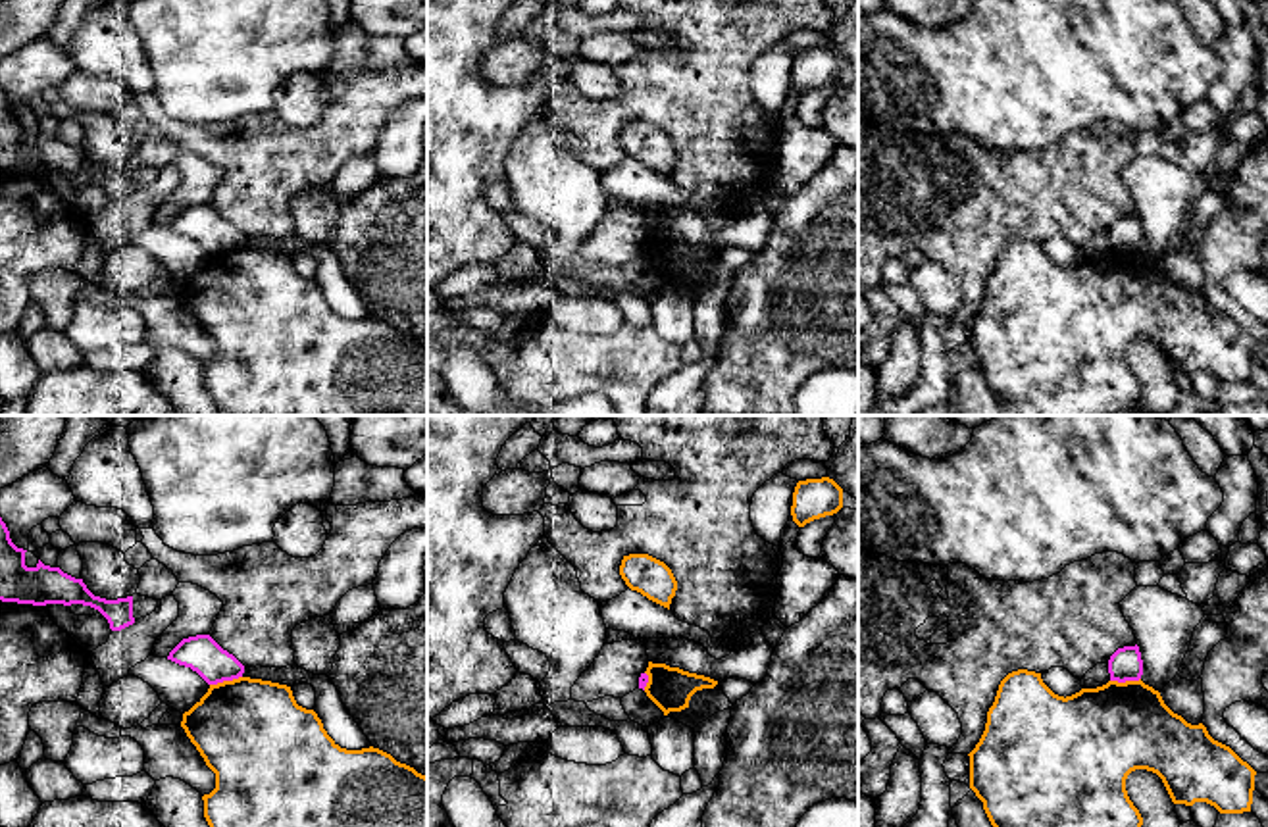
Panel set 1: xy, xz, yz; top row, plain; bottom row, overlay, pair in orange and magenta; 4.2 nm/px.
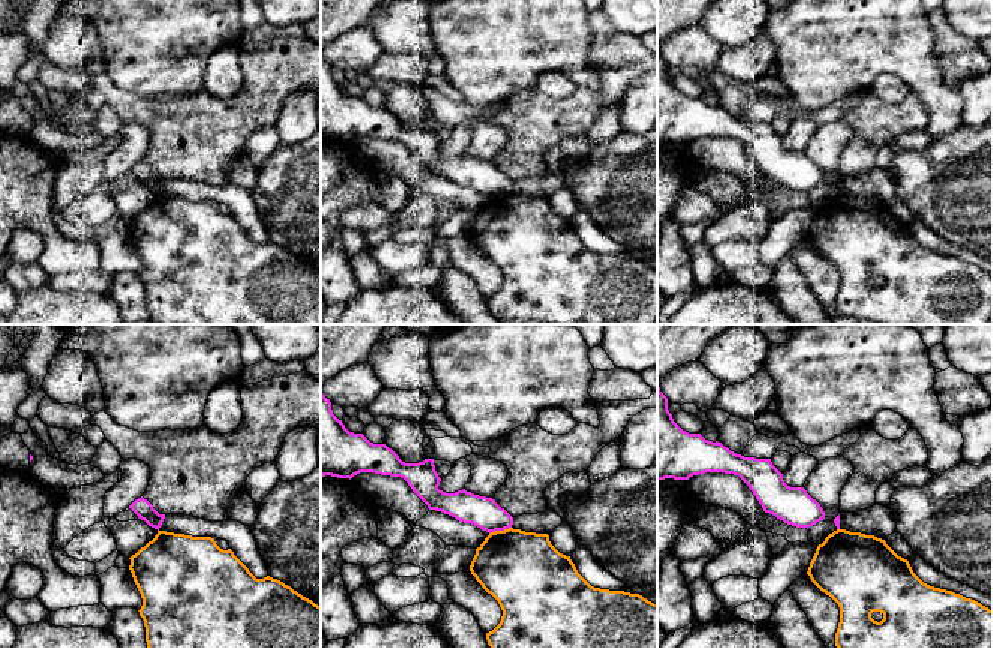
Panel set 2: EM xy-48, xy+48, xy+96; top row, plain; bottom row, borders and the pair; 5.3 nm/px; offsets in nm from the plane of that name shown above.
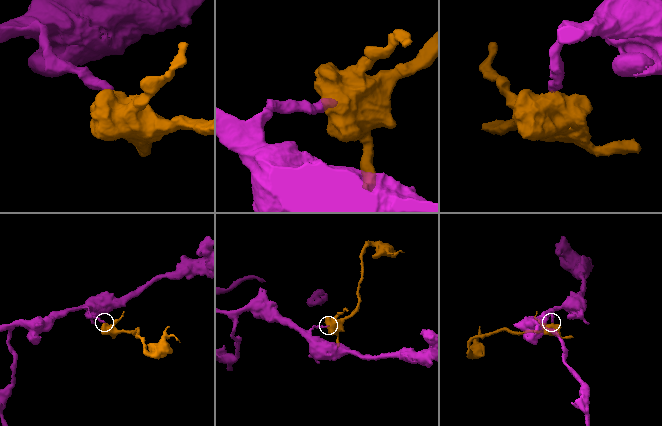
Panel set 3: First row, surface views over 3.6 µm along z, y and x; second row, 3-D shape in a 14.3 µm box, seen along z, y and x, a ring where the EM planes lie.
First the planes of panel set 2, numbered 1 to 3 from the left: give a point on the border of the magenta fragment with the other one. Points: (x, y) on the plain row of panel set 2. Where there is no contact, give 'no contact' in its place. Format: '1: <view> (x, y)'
1: no contact
2: xy+48 (500, 195)
3: no contact

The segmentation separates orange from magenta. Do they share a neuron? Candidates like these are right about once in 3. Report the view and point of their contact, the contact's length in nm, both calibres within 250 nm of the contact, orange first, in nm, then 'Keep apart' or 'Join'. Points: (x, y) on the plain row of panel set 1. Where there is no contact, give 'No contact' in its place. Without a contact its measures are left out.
Touches orange at xy (226, 250). Shared border 140 nm. Thickness 460 nm (orange) against 160 nm. Keep apart

